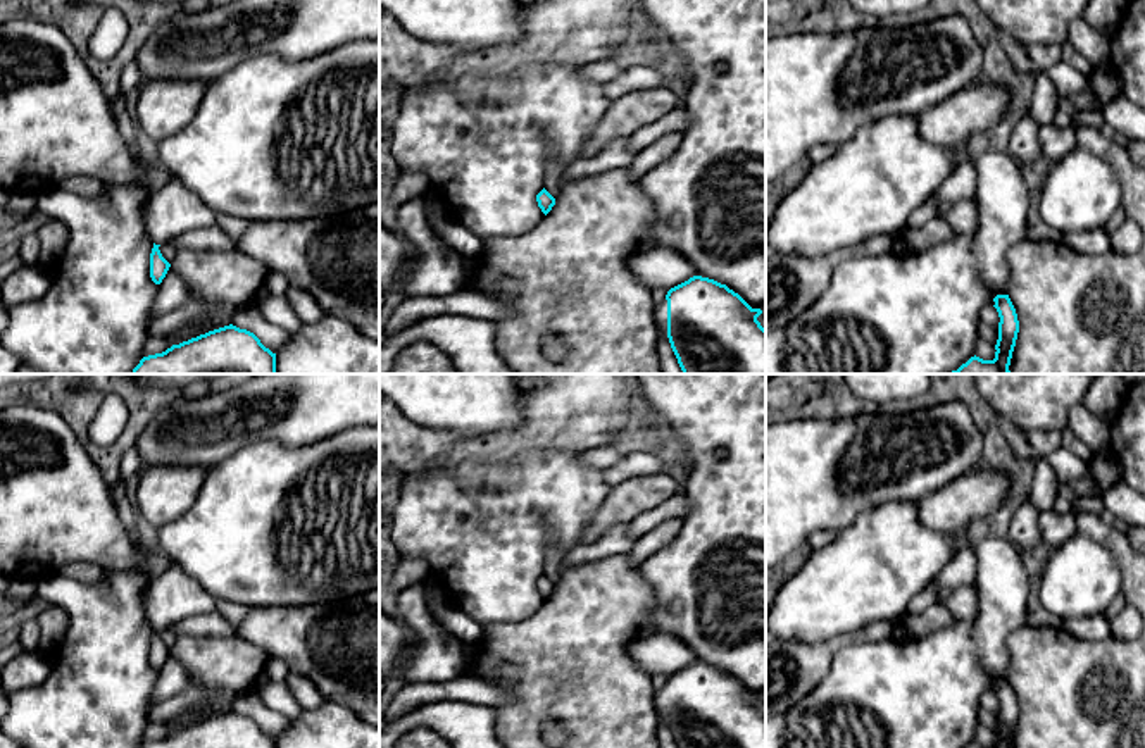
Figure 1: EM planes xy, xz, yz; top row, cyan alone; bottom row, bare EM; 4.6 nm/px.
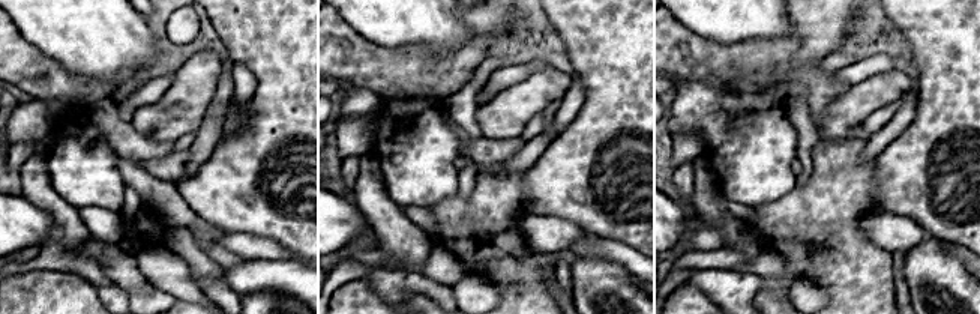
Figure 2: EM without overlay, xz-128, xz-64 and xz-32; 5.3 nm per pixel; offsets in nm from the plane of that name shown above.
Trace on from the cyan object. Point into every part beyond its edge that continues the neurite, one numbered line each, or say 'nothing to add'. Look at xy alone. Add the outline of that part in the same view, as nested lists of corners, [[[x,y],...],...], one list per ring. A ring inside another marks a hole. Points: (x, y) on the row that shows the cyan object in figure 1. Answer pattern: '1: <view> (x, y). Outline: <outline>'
nothing to add

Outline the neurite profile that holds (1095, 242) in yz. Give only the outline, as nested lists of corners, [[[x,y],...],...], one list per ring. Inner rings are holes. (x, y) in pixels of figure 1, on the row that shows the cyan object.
[[[1104,228],[1064,234],[1062,243],[1085,255],[1105,255],[1112,252],[1111,234]]]

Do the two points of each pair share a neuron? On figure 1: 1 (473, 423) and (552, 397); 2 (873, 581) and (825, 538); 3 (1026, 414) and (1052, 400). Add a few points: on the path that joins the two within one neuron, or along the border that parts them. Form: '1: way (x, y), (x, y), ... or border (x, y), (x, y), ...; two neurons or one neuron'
1: border (519, 392), (523, 423), (518, 428), (487, 431); two neurons
2: border (837, 535), (813, 552); two neurons
3: way (1033, 407), (1045, 400); one neuron

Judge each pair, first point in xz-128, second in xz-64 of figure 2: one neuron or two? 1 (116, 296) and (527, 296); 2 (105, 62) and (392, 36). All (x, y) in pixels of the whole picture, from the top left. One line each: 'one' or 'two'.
1: two
2: one

